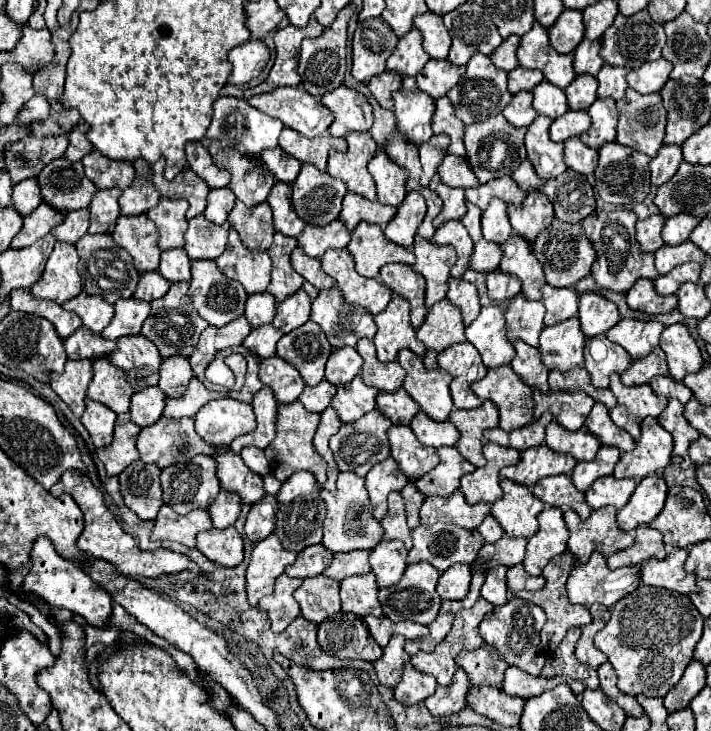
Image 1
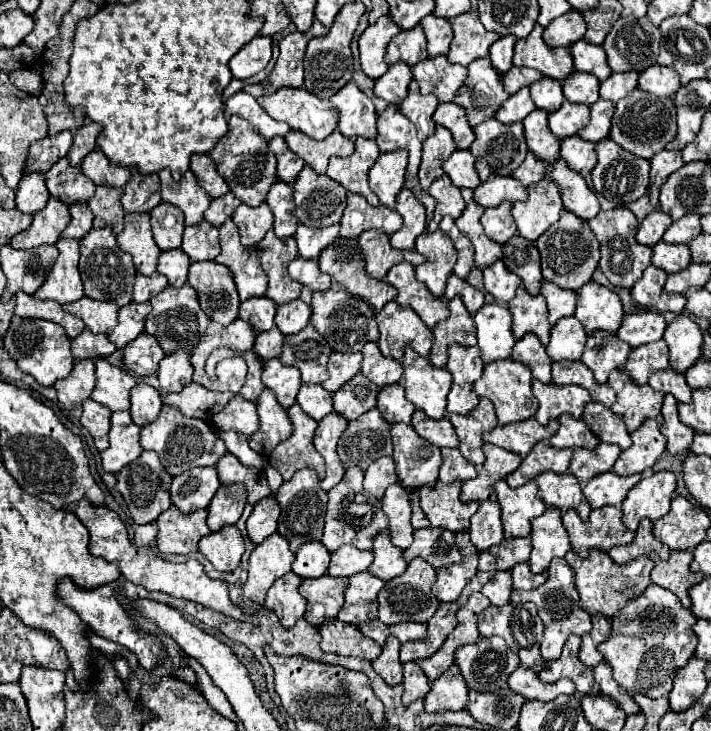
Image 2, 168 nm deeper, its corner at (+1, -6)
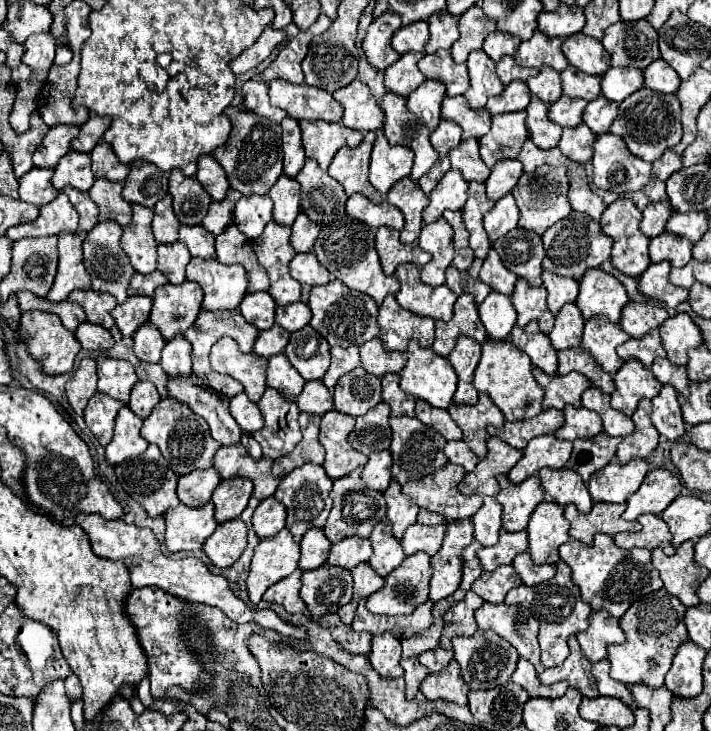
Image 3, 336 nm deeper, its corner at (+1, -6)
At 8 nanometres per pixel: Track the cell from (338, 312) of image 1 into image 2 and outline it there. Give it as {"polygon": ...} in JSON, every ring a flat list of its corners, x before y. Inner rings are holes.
{"polygon":[[332,283,328,291,312,293,312,319,310,323,320,331,320,335,330,343,334,351,356,353,368,341,378,341,378,325,374,309,360,297,350,295,340,283]]}

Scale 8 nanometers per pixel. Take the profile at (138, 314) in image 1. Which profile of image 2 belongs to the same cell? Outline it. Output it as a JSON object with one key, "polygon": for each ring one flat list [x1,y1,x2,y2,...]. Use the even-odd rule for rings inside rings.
{"polygon":[[128,303,118,313,118,325,108,331,108,339,116,343,116,347,128,345,144,331,146,315,152,311,150,303]]}

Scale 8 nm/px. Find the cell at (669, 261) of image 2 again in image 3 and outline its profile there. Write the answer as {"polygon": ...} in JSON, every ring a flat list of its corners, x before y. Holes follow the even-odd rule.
{"polygon":[[662,233,650,241,652,263,668,261,672,267,682,267,692,259,692,243,684,237]]}

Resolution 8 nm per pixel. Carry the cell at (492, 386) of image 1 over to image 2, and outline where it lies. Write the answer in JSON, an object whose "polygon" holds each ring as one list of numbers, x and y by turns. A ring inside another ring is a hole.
{"polygon":[[498,359,494,363,488,363,484,367,482,377,474,383,474,391,480,397,486,397,486,399,490,399,494,403,500,425,508,425,508,423,518,423,518,421,530,419,530,417,534,417,534,413,538,409,538,399,532,395,532,373,530,373,530,367,520,363,520,361,514,361,514,359]]}

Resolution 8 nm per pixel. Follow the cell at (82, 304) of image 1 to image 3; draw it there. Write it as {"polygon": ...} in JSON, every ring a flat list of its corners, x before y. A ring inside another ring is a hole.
{"polygon":[[74,291,68,297,72,303,82,305,82,309,86,311,86,317,90,323,112,329,114,327,114,317,112,317,112,309,116,307,116,299,108,293,94,293,94,291]]}

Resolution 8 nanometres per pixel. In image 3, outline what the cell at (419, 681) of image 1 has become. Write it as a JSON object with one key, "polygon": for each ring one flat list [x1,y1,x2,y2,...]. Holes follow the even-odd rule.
{"polygon":[[410,657,410,659,402,659,400,661,402,669,404,669,404,681,406,681,406,699,412,699,420,685,422,685,422,679,426,679,428,675,428,669,424,665,420,665,418,657]]}

